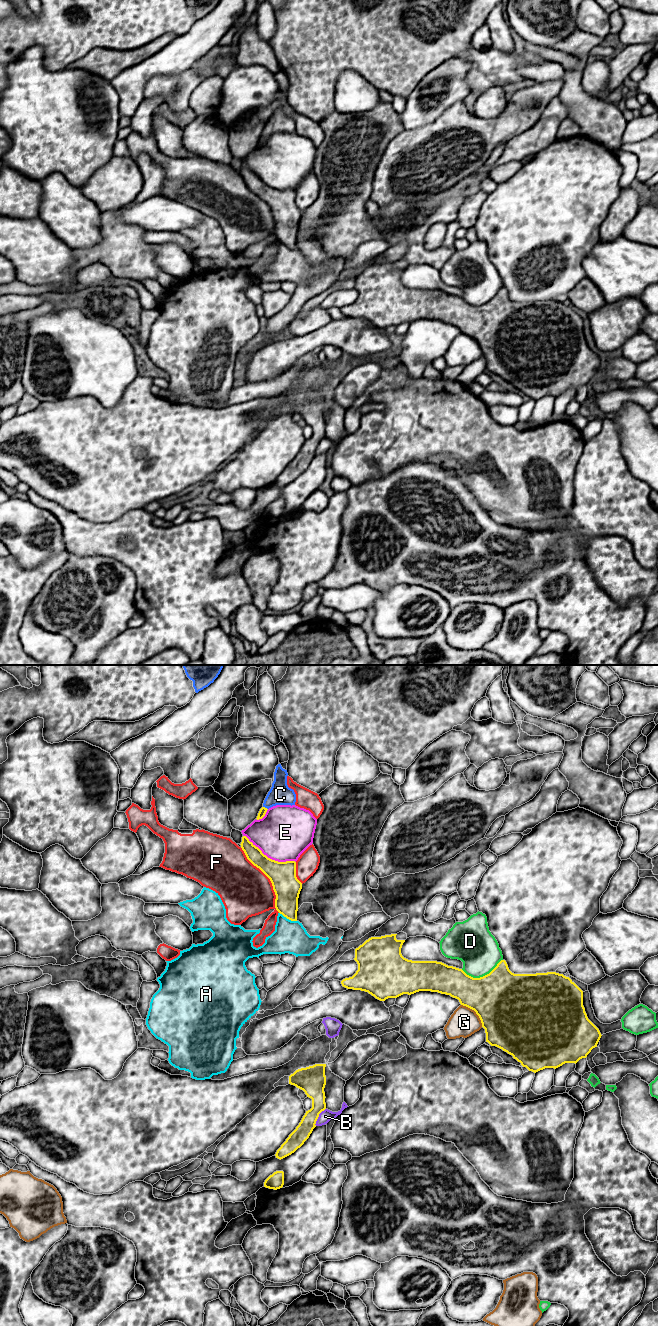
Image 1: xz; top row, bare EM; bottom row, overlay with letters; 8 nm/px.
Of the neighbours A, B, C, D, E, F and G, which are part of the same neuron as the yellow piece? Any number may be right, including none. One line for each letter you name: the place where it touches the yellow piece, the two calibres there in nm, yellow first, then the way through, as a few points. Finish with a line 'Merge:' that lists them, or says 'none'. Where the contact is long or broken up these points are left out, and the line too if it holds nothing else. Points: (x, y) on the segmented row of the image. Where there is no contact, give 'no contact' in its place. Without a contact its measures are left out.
C: xz (264, 807) | 60/180 nm | across xz (263, 810), (264, 807), (275, 796), (280, 794)
Merge: C

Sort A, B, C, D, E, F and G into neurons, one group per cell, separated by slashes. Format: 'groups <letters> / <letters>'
groups A / B / C / D / E / F / G

